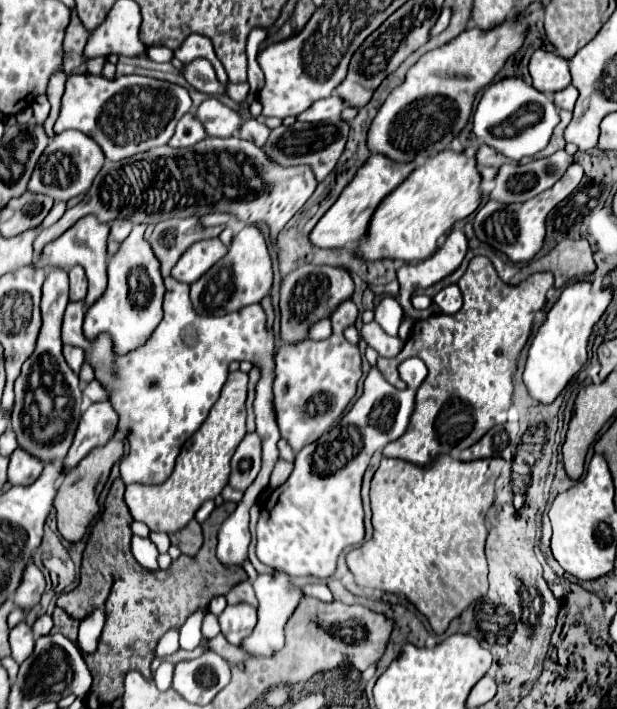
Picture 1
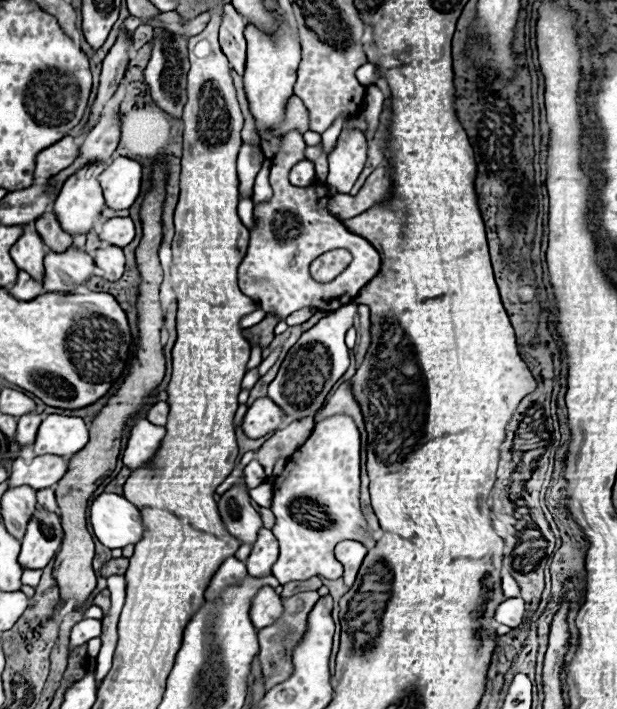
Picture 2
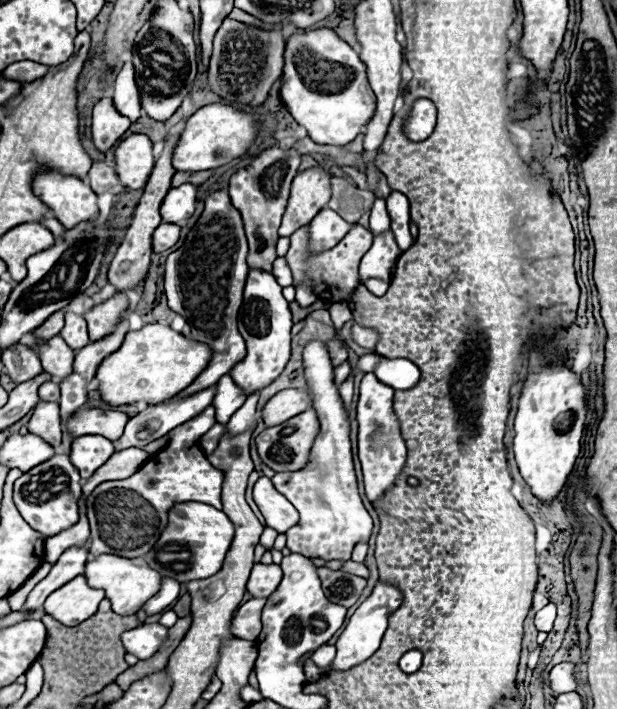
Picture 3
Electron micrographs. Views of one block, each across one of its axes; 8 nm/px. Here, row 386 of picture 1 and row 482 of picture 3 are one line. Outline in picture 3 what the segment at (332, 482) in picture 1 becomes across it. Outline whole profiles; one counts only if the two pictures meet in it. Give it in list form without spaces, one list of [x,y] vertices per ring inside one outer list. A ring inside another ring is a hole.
[[[368,372],[360,382],[358,398],[358,456],[362,464],[366,496],[372,504],[386,496],[394,488],[396,478],[406,464],[406,442],[400,436],[400,424],[393,410],[394,389],[382,384],[372,372]]]

